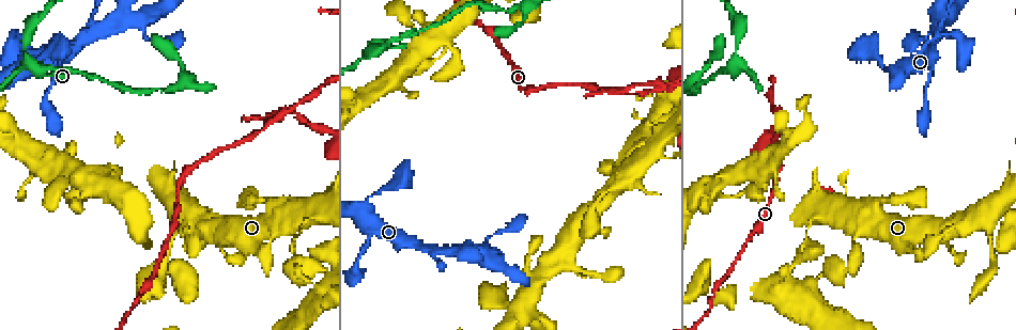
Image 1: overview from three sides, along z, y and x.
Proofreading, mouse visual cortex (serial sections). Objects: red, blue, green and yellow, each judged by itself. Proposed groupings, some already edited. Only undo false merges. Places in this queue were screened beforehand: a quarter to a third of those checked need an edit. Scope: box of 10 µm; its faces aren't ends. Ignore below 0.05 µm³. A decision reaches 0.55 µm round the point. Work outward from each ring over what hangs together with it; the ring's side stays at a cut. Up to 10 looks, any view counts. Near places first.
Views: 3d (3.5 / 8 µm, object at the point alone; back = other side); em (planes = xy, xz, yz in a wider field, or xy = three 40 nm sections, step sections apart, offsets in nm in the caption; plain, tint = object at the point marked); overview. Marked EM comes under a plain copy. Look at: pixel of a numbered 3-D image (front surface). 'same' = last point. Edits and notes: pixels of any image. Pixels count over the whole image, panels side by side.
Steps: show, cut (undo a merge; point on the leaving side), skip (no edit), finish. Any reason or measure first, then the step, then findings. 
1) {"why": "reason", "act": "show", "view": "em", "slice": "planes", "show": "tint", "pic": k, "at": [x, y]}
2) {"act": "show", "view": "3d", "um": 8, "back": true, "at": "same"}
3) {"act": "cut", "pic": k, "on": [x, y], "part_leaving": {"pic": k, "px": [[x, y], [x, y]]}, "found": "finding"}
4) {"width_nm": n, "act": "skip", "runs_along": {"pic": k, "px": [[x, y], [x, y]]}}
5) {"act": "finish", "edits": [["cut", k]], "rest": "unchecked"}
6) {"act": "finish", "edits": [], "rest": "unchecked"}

{"why": "two arms at a narrow angle", "act": "show", "view": "3d", "um": 3.5, "pic": 1, "at": [275, 229]}

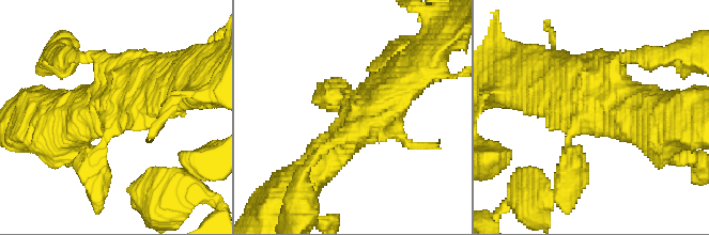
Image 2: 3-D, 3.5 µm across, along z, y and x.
{"why": "need the tissue", "act": "show", "view": "em", "slice": "planes", "show": "tint", "pic": 2, "at": [113, 113]}

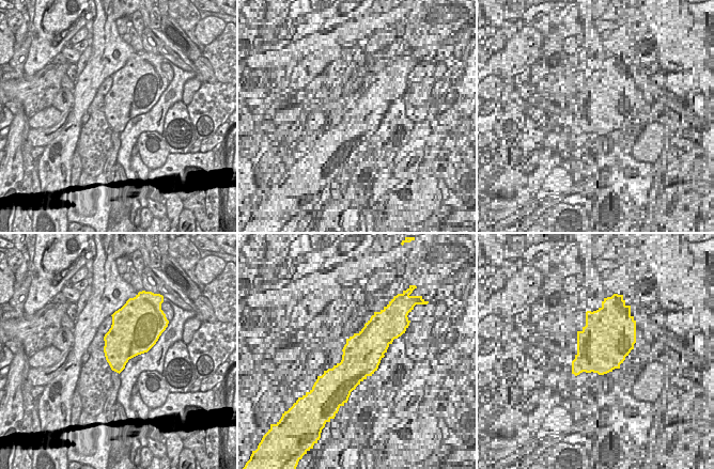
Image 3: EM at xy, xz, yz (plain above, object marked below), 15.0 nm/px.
{"act": "skip", "runs_along": {"pic": 2, "px": [[338, 143], [371, 115], [436, 40]]}, "found": "all the same cell"}

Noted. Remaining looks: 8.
{"why": "three-way junction", "act": "show", "view": "3d", "um": 3.5, "pic": 1, "at": [776, 111]}

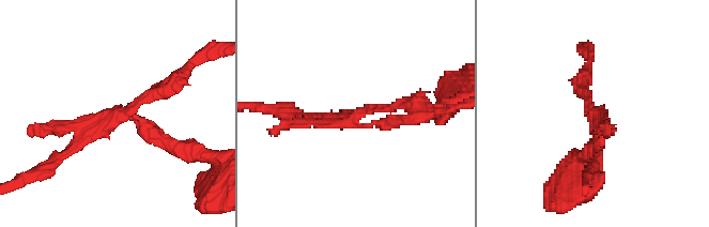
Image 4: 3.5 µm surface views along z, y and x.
{"arm_widths_nm": [150, 150, 200], "act": "cut", "pic": 4, "on": [276, 131], "part_leaving": {"pic": 4, "px": [[135, 119], [178, 149], [214, 155]]}, "found": "a second cell is stuck on"}

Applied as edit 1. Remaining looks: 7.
{"why": "three-way junction", "act": "show", "view": "3d", "um": 3.5, "back": true, "pic": 1, "at": [20, 68]}

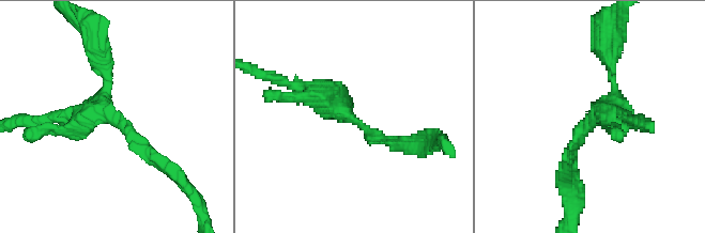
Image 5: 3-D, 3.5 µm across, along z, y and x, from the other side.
{"arms": 3, "arm_widths_nm": [150, 200, 250], "act": "show", "view": "em", "slice": "xy", "step": 1, "show": "tint", "pic": 5, "at": [357, 122]}

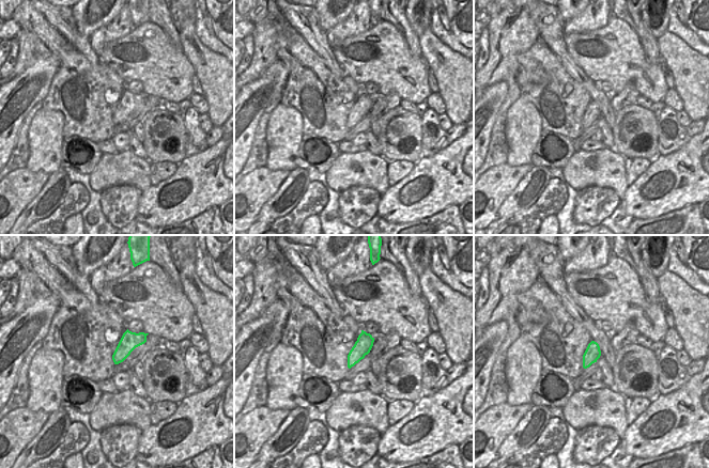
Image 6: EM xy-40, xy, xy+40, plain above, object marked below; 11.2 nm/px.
{"width_nm": 190, "act": "skip", "runs_along": {"pic": 5, "px": [[63, 129], [103, 110], [158, 166]]}, "found": "one cell here"}

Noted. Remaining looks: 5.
{"why": "sudden change in width", "act": "show", "view": "3d", "um": 8, "pic": 1, "at": [91, 39]}

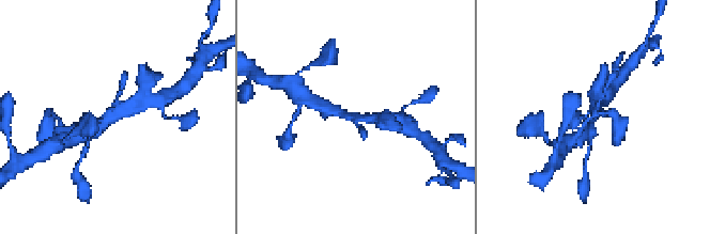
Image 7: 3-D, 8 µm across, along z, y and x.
{"why": "closer look", "act": "show", "view": "3d", "um": 3.5, "back": true, "at": "same"}

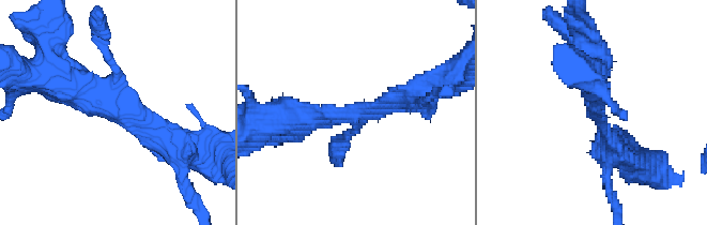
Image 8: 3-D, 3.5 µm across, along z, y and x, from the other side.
{"arms": 3, "arm_widths_nm": [150, 250, 300], "act": "show", "view": "em", "slice": "xy", "step": 5, "show": "tint", "pic": 8, "at": [120, 110]}

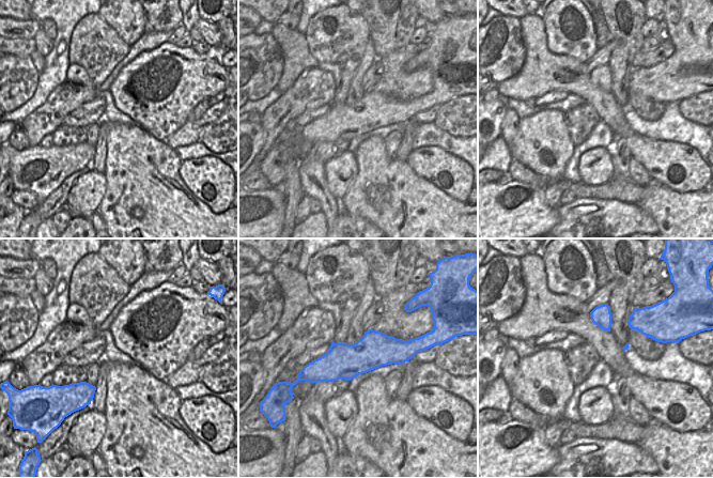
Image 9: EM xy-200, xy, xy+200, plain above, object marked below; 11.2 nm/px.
{"act": "skip", "runs_along": {"pic": 9, "px": [[404, 352], [312, 365]]}, "found": "one cell here"}

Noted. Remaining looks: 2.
{"act": "finish", "edits": [["cut", 4]], "rest": "unchecked"}

